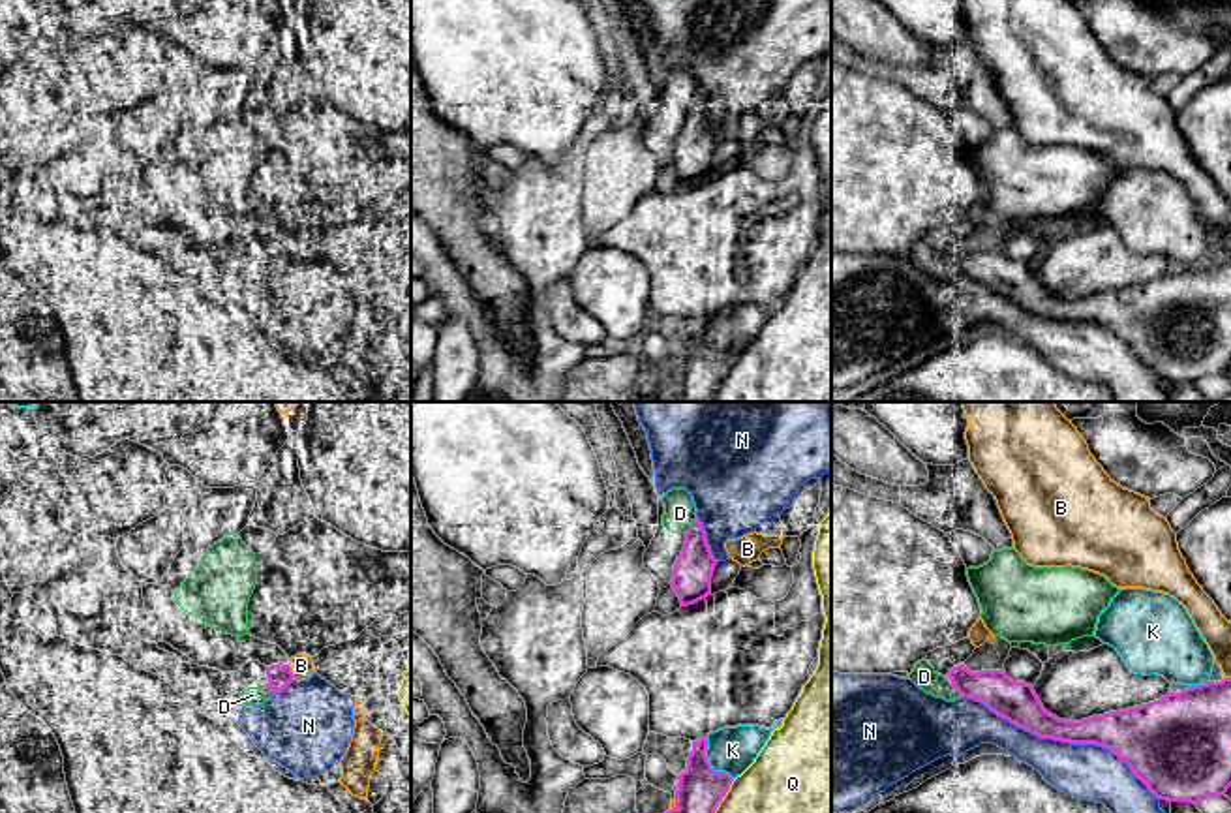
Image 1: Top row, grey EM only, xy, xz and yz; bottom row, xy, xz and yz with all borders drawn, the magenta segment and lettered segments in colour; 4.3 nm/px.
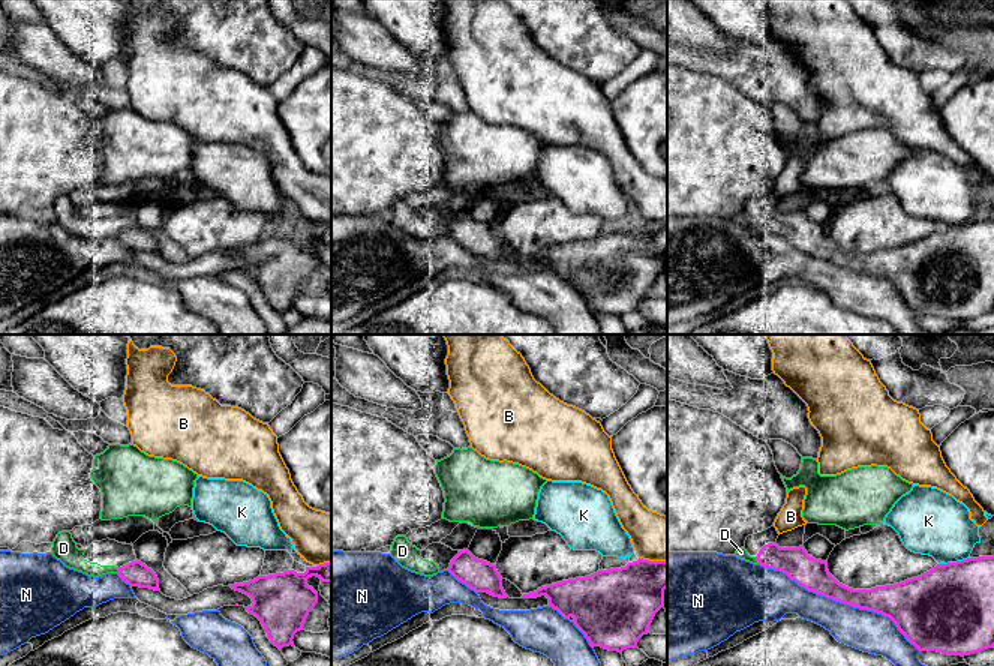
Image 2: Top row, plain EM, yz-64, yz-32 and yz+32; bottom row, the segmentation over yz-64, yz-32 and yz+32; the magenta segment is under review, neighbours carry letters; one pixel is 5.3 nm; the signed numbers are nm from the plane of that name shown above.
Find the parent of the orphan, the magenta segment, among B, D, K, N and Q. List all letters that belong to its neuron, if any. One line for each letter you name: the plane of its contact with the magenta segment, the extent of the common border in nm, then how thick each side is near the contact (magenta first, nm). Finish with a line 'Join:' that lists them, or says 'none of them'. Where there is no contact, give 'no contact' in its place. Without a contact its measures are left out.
Join: none of them

